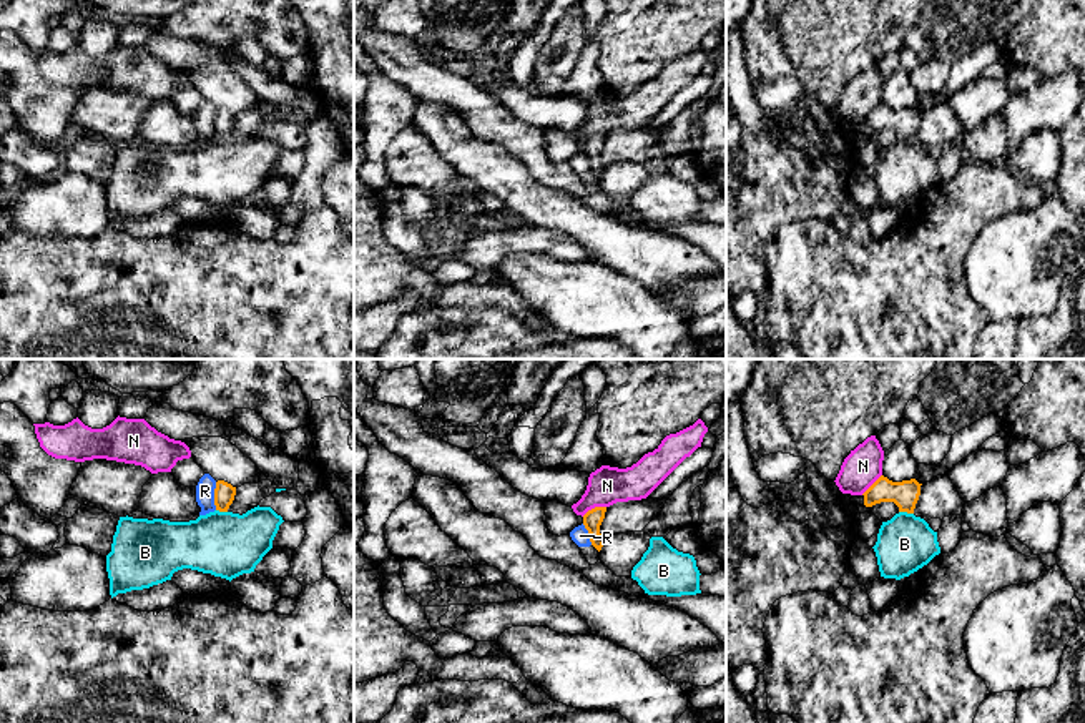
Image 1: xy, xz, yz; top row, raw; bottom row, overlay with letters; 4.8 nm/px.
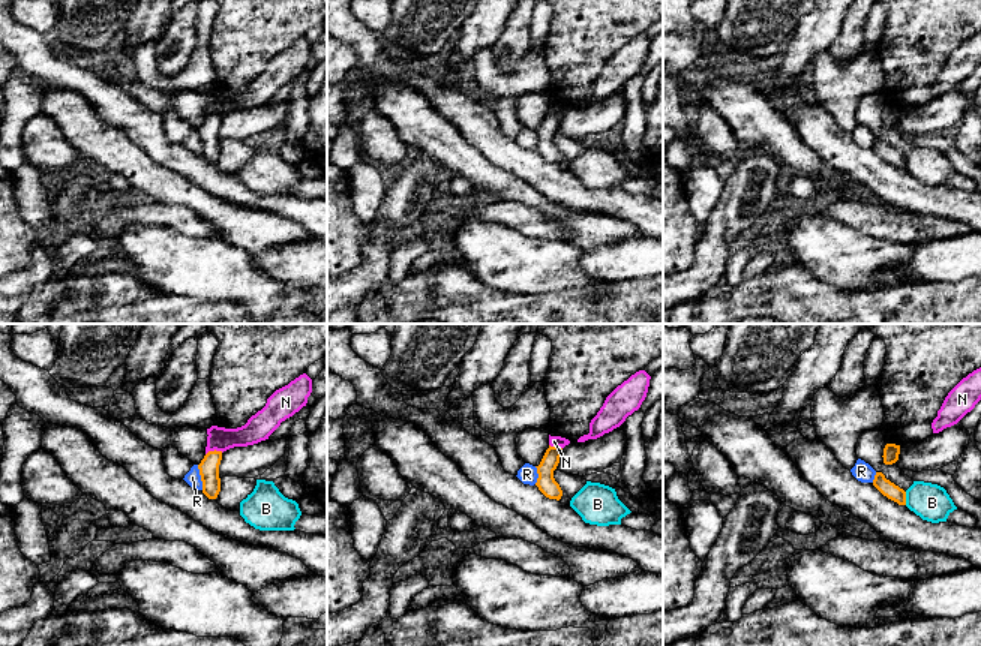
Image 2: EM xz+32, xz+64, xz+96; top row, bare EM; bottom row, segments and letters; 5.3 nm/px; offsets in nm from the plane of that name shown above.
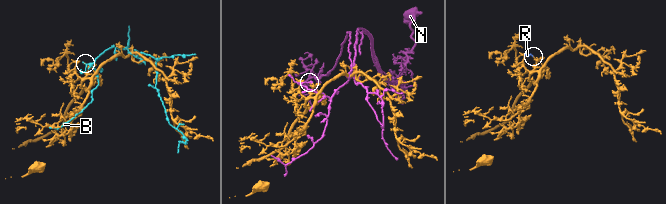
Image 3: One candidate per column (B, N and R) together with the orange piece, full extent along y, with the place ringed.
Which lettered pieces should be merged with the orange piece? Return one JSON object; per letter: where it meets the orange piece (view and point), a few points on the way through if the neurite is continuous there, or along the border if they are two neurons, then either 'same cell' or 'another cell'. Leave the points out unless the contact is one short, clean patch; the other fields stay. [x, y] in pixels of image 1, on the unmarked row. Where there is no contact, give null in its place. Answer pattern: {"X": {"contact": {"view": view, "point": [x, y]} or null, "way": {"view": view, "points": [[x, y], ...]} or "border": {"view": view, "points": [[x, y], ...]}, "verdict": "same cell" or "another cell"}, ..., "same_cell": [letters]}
{"B": {"contact": {"view": "yz", "point": [906, 138]}, "verdict": "another cell"}, "N": {"contact": {"view": "xz", "point": [595, 135]}, "border": {"view": "xz", "points": [[605, 133], [595, 133], [582, 143]]}, "verdict": "another cell"}, "R": {"contact": {"view": "xy", "point": [215, 123]}, "border": {"view": "xy", "points": [[216, 110], [215, 137]]}, "verdict": "another cell"}, "same_cell": []}

